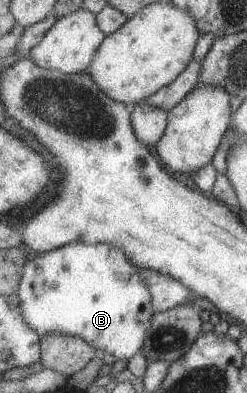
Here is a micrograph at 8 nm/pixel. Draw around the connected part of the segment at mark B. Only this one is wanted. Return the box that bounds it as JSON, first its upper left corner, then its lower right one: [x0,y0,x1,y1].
[19,241,156,360]

